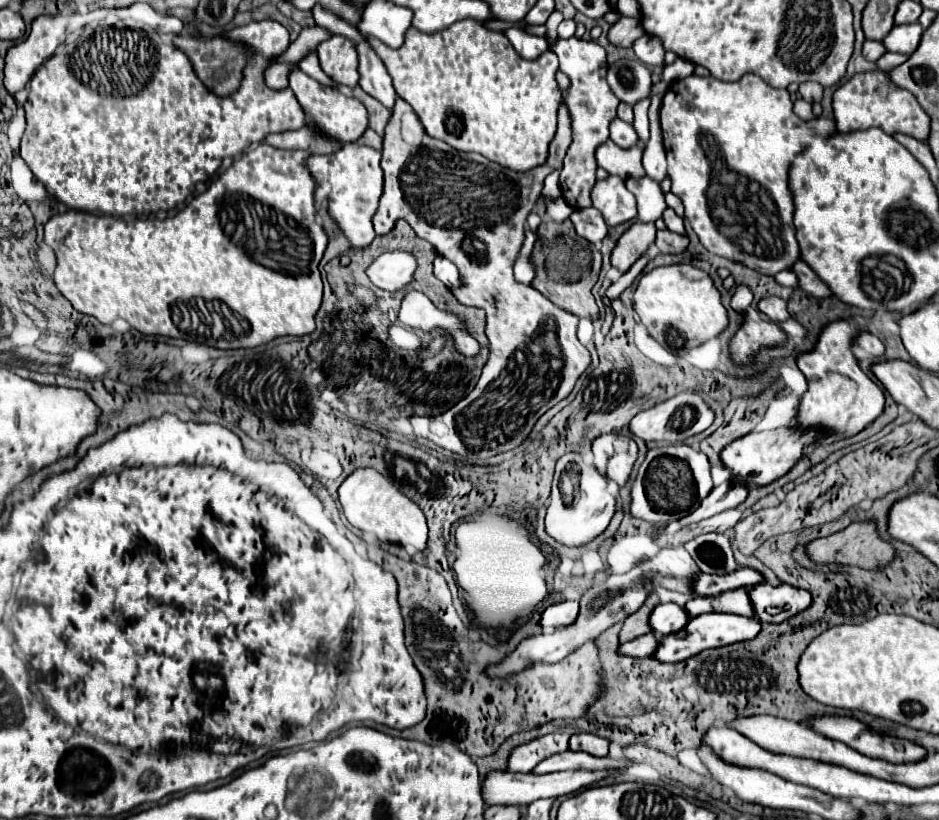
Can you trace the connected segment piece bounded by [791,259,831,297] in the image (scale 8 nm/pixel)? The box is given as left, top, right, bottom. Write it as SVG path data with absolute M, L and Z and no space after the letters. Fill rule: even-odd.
M801 259L793 263L791 271L797 275L799 279L799 289L813 295L813 297L829 297L831 291L827 289L827 285L823 281L819 281L819 277L809 269L807 263L803 263Z

